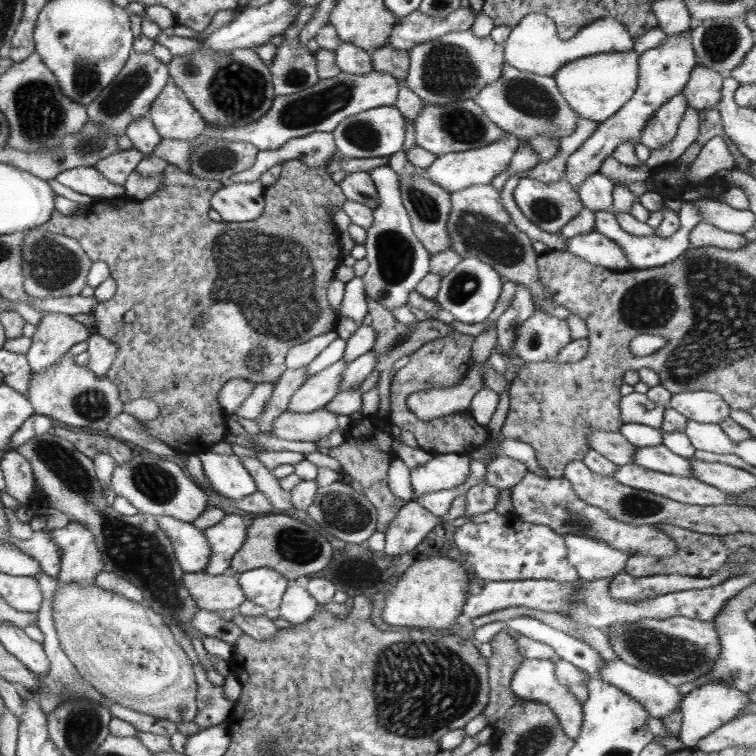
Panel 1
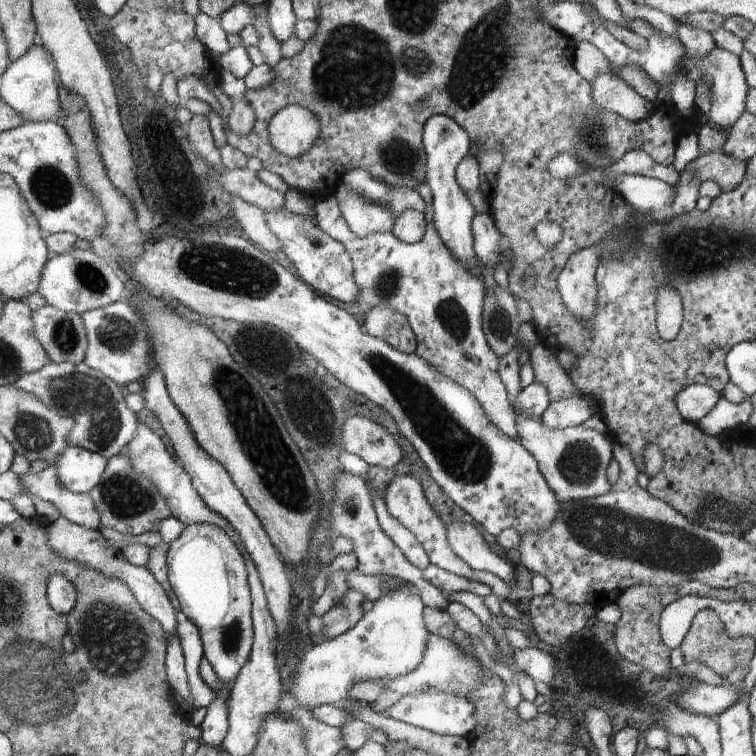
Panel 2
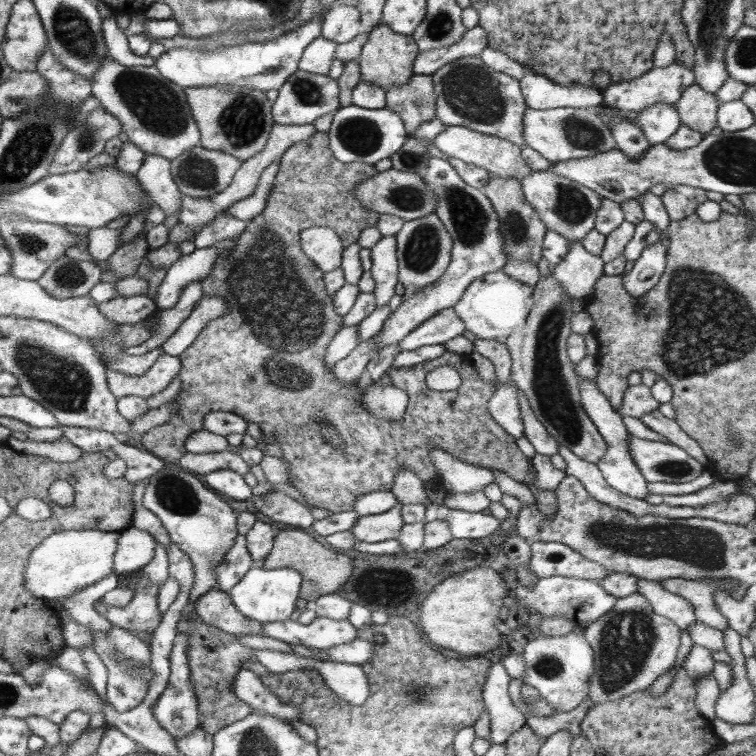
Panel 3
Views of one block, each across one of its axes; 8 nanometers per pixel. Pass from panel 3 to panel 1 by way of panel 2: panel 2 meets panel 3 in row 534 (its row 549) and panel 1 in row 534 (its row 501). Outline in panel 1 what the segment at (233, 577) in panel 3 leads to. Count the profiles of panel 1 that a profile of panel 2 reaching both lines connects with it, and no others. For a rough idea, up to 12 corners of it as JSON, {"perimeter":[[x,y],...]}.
{"perimeter":[[157,516],[185,572],[203,571],[210,542],[188,521]]}

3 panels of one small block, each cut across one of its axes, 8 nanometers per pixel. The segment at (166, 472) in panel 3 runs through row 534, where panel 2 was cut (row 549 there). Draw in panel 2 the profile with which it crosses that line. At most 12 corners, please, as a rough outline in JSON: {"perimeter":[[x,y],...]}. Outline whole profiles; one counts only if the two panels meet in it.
{"perimeter":[[185,525],[168,580],[223,682],[201,739],[225,700],[253,647],[245,560],[221,528]]}

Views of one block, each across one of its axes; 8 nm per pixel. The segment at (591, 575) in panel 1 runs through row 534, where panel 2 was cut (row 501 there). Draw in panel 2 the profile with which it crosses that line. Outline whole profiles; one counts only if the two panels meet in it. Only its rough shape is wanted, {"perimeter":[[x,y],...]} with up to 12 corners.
{"perimeter":[[517,416],[520,444],[560,501],[612,488],[613,445],[582,425]]}

